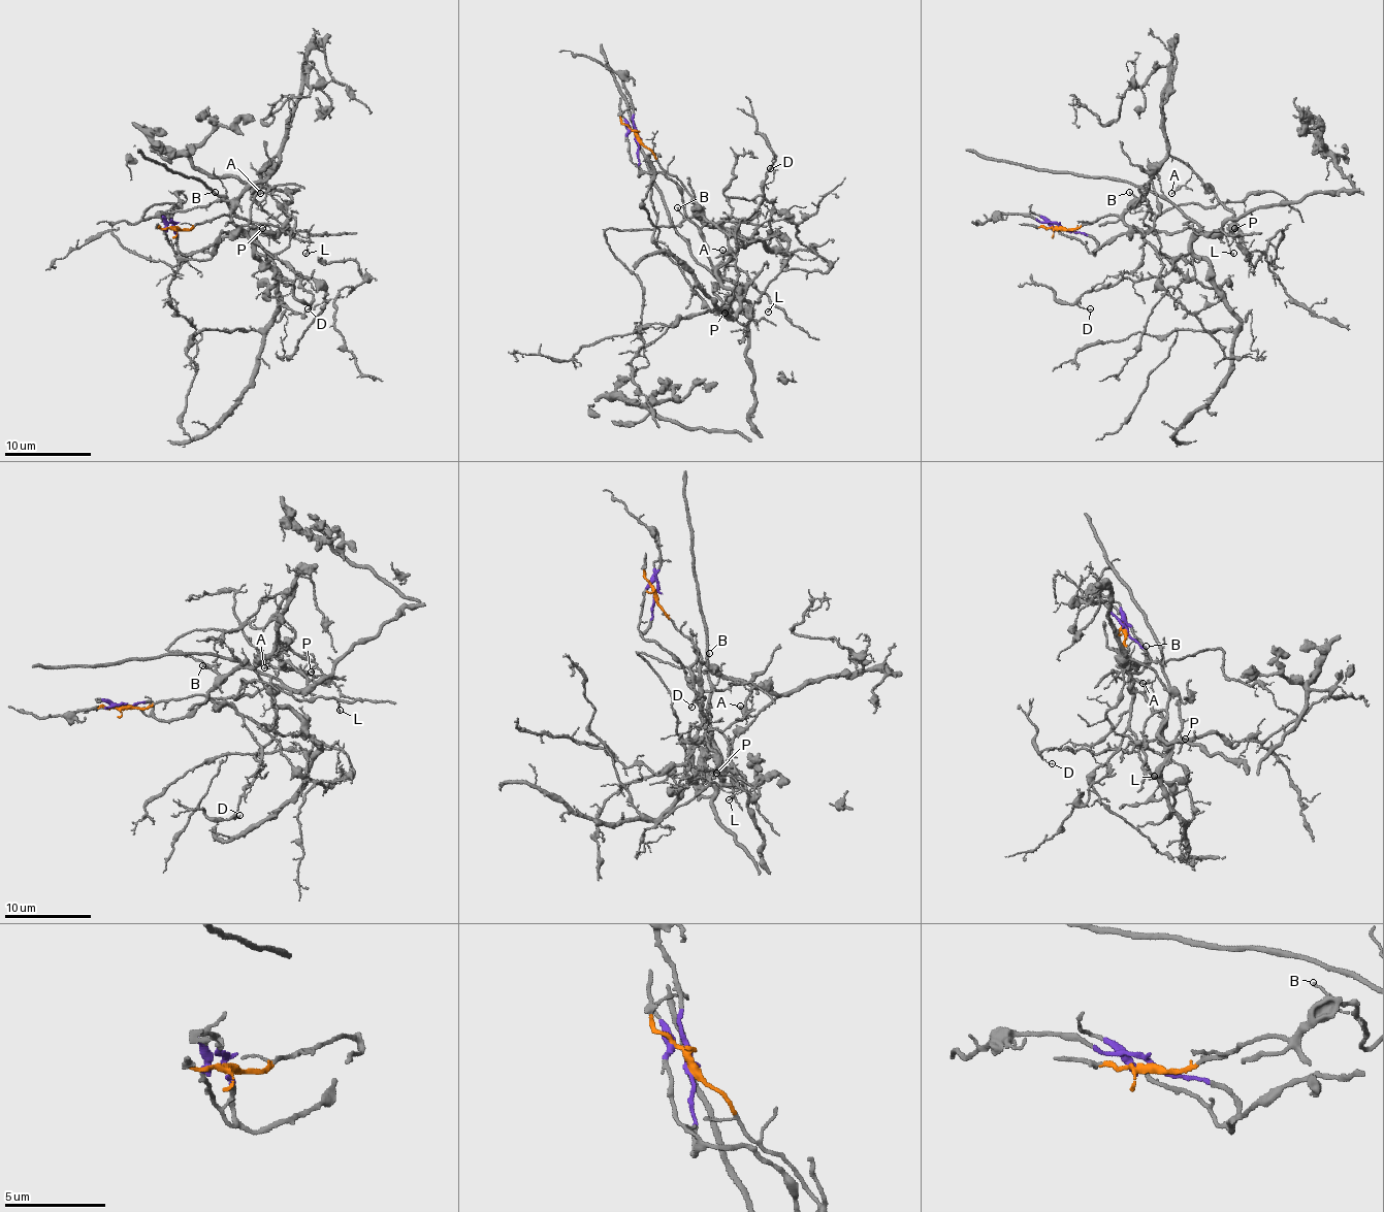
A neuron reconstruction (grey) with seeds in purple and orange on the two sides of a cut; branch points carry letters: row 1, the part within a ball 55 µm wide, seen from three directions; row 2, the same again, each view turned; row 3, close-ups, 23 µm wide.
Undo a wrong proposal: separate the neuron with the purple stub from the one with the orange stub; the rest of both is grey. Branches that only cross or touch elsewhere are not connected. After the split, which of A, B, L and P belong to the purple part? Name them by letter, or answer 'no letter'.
L, P

